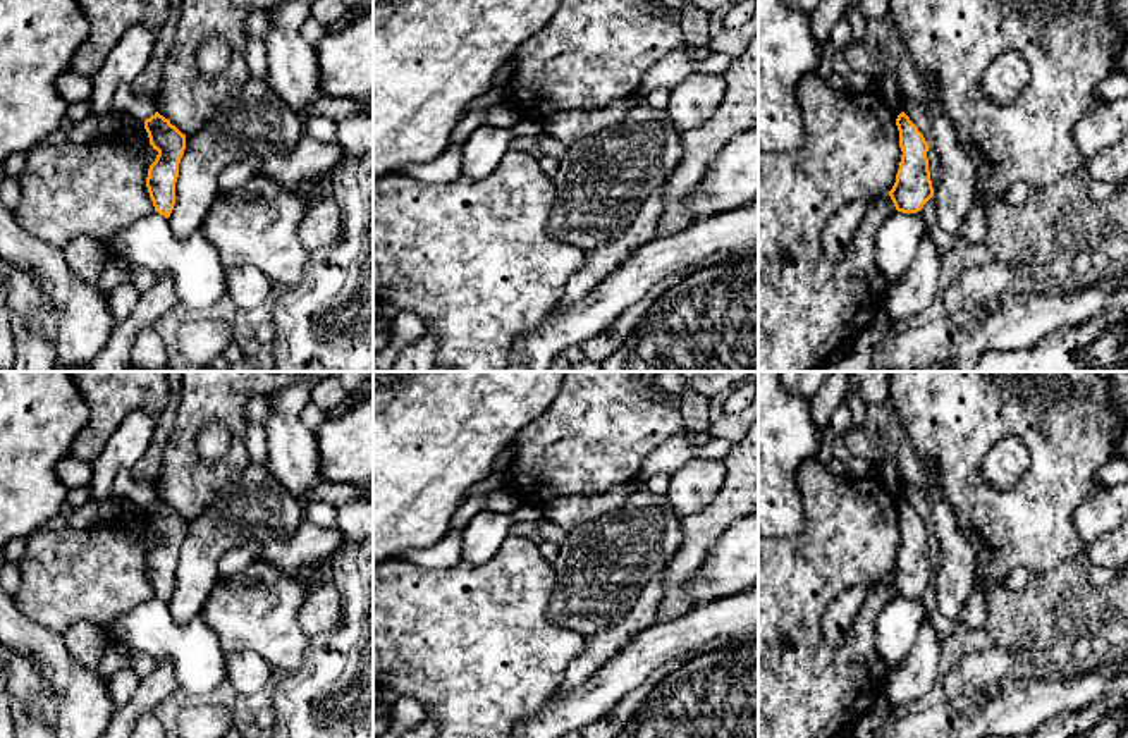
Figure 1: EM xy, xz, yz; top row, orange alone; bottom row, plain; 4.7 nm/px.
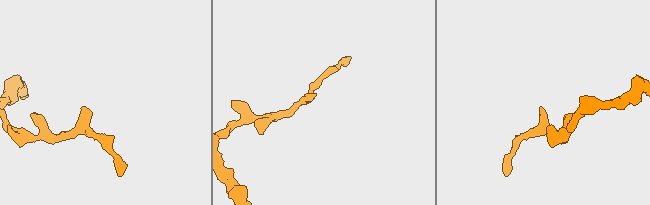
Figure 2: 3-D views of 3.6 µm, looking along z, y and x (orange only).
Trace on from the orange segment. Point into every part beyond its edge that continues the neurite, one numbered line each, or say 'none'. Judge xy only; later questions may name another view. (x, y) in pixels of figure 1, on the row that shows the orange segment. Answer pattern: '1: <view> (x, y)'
none

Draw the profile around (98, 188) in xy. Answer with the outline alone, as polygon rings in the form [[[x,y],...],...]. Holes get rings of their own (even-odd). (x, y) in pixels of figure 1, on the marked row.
[[[144,127],[86,145],[40,143],[19,177],[15,220],[60,249],[79,234],[105,246],[117,231],[155,212],[146,177],[156,155]]]

